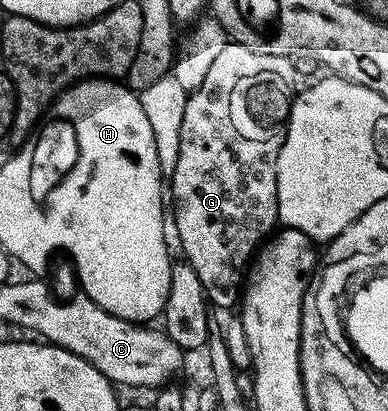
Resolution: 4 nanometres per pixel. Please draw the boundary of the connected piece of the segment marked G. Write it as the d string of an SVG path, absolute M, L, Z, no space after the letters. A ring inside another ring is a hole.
M229 43L213 60L200 87L189 94L184 108L180 151L176 169L168 178L168 193L174 196L174 229L186 256L183 257L185 264L196 271L207 302L213 308L237 306L252 258L279 224L278 156L286 138L286 123L290 120L292 92L286 77L293 75L294 63L289 57L264 55L261 51Z

